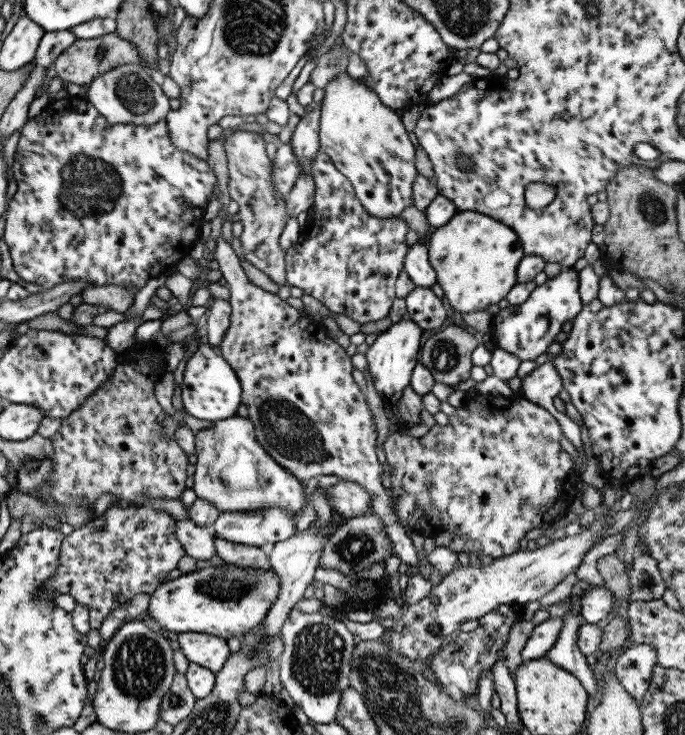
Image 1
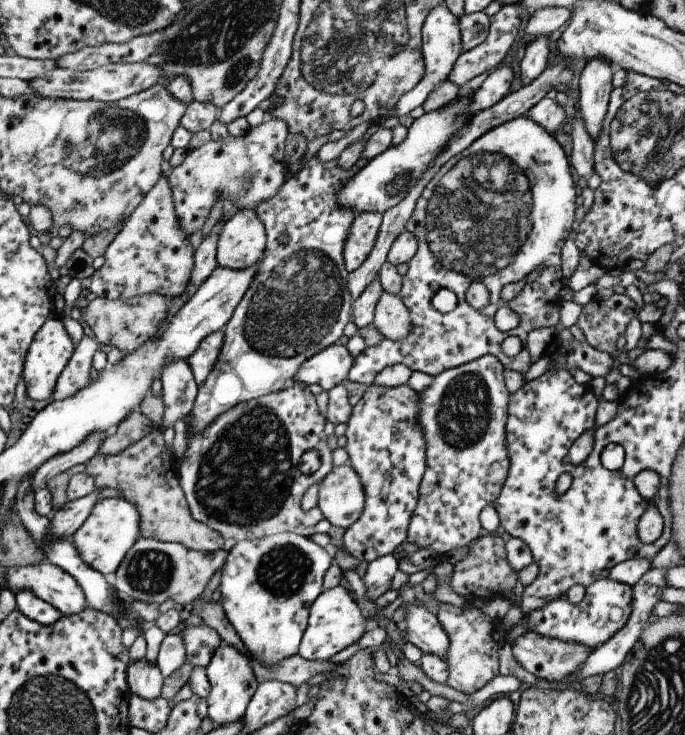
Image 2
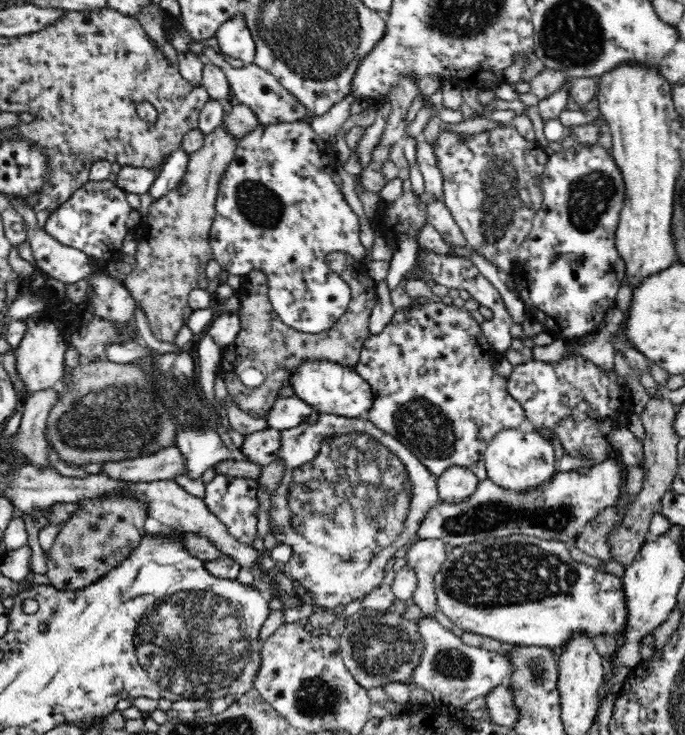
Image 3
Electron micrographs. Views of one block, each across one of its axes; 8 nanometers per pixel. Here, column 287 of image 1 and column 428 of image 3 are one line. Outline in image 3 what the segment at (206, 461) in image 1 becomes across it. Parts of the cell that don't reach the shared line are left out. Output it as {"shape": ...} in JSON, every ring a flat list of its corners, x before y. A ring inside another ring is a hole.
{"shape":[[319,413,319,417,314,424,309,424,304,422,296,426,296,428,289,428,280,431,282,433,282,446,280,446,280,450,278,450,278,458,283,459,285,462,285,471,283,472,282,480,276,491,270,494,271,508,270,508,270,527,274,529,274,535,276,536,276,541,278,545,286,544,292,547,293,556,290,558,290,561,283,565,284,573,288,579,295,579,296,581,300,581,300,584,313,596,313,602,317,605,320,605,324,608,332,609,339,604,345,604,356,600,357,598,364,598,364,596,368,595,372,590,382,586,387,583,391,573,390,566,392,562,392,558,398,552,399,548,402,548,408,542,415,538,418,530,420,530,420,524,422,524,423,520,428,516,428,512,436,506,436,503,441,501,438,487,437,487,437,477,434,477,432,473,418,460,416,455,412,454,412,451,408,450,407,446,404,446,400,441,396,440,391,434,380,430,380,428,376,427,372,421,368,420,366,417,356,417,356,418,348,418,333,414,324,414],[351,433,364,433,370,440,378,441,382,447,386,447,388,450,391,450,395,456,397,456,406,467,408,476,410,477,410,484,412,483,411,490,411,501,408,502,408,512,406,512,406,516,402,518,402,522,390,522,390,534,384,538,384,532,380,534,378,530,374,532,374,520,370,522,372,524,372,534,370,536,374,536,372,538,372,544,370,544,370,538,368,538,368,542,366,542,366,546,372,546,374,550,348,550,348,552,344,552,344,554,340,554,340,550,338,550,338,532,340,530,348,530,348,536,350,536,350,540,352,542,358,542,358,540,354,540,356,536,360,536,360,526,356,524,356,530,354,530,354,522,350,524,350,526,346,526,346,528,296,528,293,526,293,513,290,511,288,506,288,494,290,494,290,486,292,486,292,474,296,468,300,468,302,464,306,464,306,462,312,462,316,456,318,456,318,452,320,450,320,446,322,446,322,442,324,440,330,440,330,438,334,438,334,436,338,436,338,434,351,434]]}

